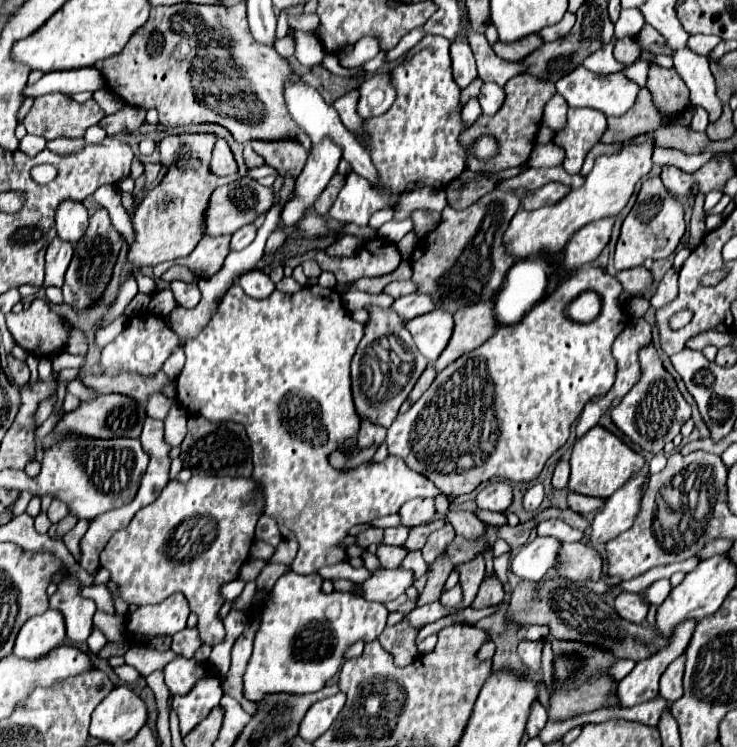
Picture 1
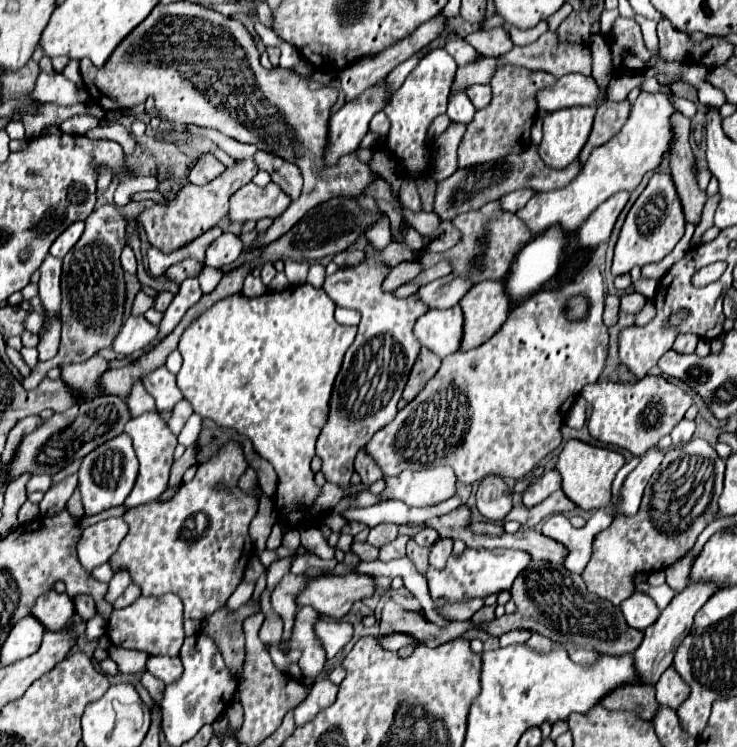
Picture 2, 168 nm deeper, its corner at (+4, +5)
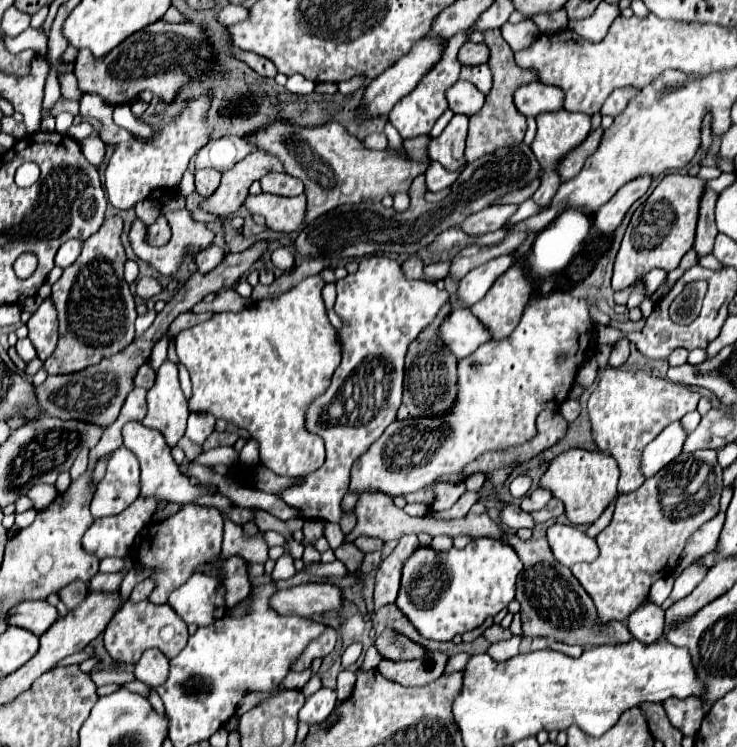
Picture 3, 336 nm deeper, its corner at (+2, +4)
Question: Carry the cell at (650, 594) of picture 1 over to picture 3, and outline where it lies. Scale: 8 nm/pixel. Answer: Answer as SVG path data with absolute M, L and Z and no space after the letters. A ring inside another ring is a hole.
M553 523L547 529L547 541L555 559L565 567L573 567L575 563L589 563L599 557L597 541L567 523Z

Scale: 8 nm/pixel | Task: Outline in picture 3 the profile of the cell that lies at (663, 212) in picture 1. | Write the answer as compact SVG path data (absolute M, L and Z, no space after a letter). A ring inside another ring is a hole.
M669 173L659 181L649 199L639 207L637 213L633 213L633 219L625 231L613 269L615 291L629 287L637 277L643 277L655 267L673 271L679 265L681 257L693 247L695 221L699 213L699 193L703 193L703 189L705 181L681 173Z

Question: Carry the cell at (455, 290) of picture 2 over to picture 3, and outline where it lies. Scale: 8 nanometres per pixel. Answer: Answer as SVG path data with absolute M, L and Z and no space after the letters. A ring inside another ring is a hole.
M503 255L497 257L481 267L475 267L471 273L467 273L459 285L457 285L457 299L463 301L465 305L473 305L475 301L483 299L489 287L495 283L499 275L503 275L511 265L515 263L513 255Z

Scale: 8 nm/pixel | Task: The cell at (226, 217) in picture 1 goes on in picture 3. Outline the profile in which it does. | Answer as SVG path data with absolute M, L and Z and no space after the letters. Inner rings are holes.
M273 193L247 195L243 207L251 215L263 215L269 229L275 231L297 231L303 223L305 213L305 195L299 197L279 197Z

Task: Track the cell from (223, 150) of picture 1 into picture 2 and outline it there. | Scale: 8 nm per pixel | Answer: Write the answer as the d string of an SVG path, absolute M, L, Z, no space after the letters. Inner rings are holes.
M207 154L207 156L203 156L203 158L195 164L195 168L193 168L191 174L189 174L189 180L191 180L191 184L203 186L203 184L211 182L213 178L217 178L223 170L225 170L225 166L223 166L219 160L215 160L213 156Z

